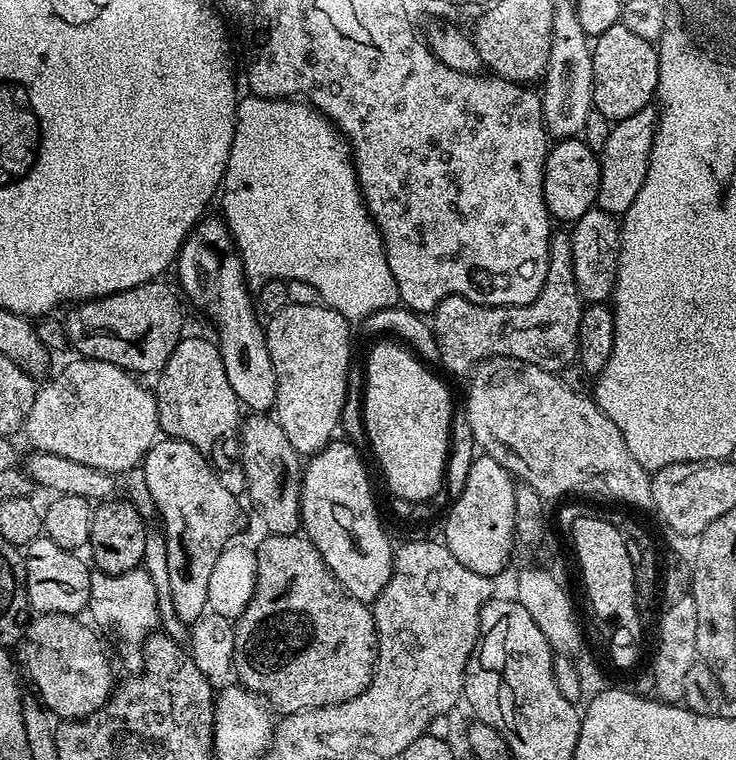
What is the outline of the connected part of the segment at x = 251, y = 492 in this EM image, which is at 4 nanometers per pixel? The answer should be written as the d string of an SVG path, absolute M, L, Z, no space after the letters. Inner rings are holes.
M248 414L240 425L240 464L246 474L247 499L252 499L267 531L274 536L294 536L301 531L300 477L302 457L290 446L286 430L272 414Z

